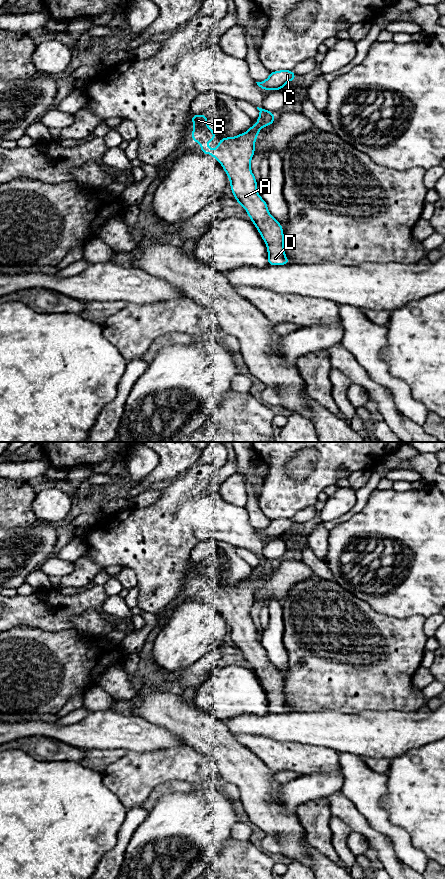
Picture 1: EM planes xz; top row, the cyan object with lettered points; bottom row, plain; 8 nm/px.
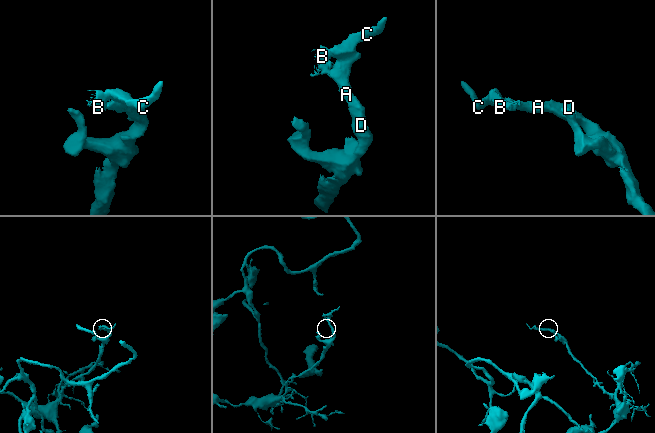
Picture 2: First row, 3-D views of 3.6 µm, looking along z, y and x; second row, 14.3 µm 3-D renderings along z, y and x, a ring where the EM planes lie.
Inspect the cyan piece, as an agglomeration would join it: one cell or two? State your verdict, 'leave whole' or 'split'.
leave whole

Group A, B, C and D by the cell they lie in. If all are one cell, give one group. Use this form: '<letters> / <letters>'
A B C D

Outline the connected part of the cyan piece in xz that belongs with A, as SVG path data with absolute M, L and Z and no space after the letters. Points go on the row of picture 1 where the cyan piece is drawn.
M259 107L257 109L260 111L260 117L254 122L258 121L258 125L253 123L247 132L233 138L221 139L215 150L206 146L215 138L215 132L206 125L209 117L193 114L191 122L195 124L195 128L192 134L189 133L189 137L192 136L194 142L199 142L201 152L211 154L226 171L236 201L245 208L266 243L268 265L285 265L290 263L290 260L285 257L283 229L281 224L269 214L266 202L256 192L258 184L250 170L258 131L273 124L275 118L275 114L266 109Z

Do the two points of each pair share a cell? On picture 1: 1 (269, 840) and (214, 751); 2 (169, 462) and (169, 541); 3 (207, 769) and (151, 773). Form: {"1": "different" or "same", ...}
{"1": "different", "2": "different", "3": "same"}

